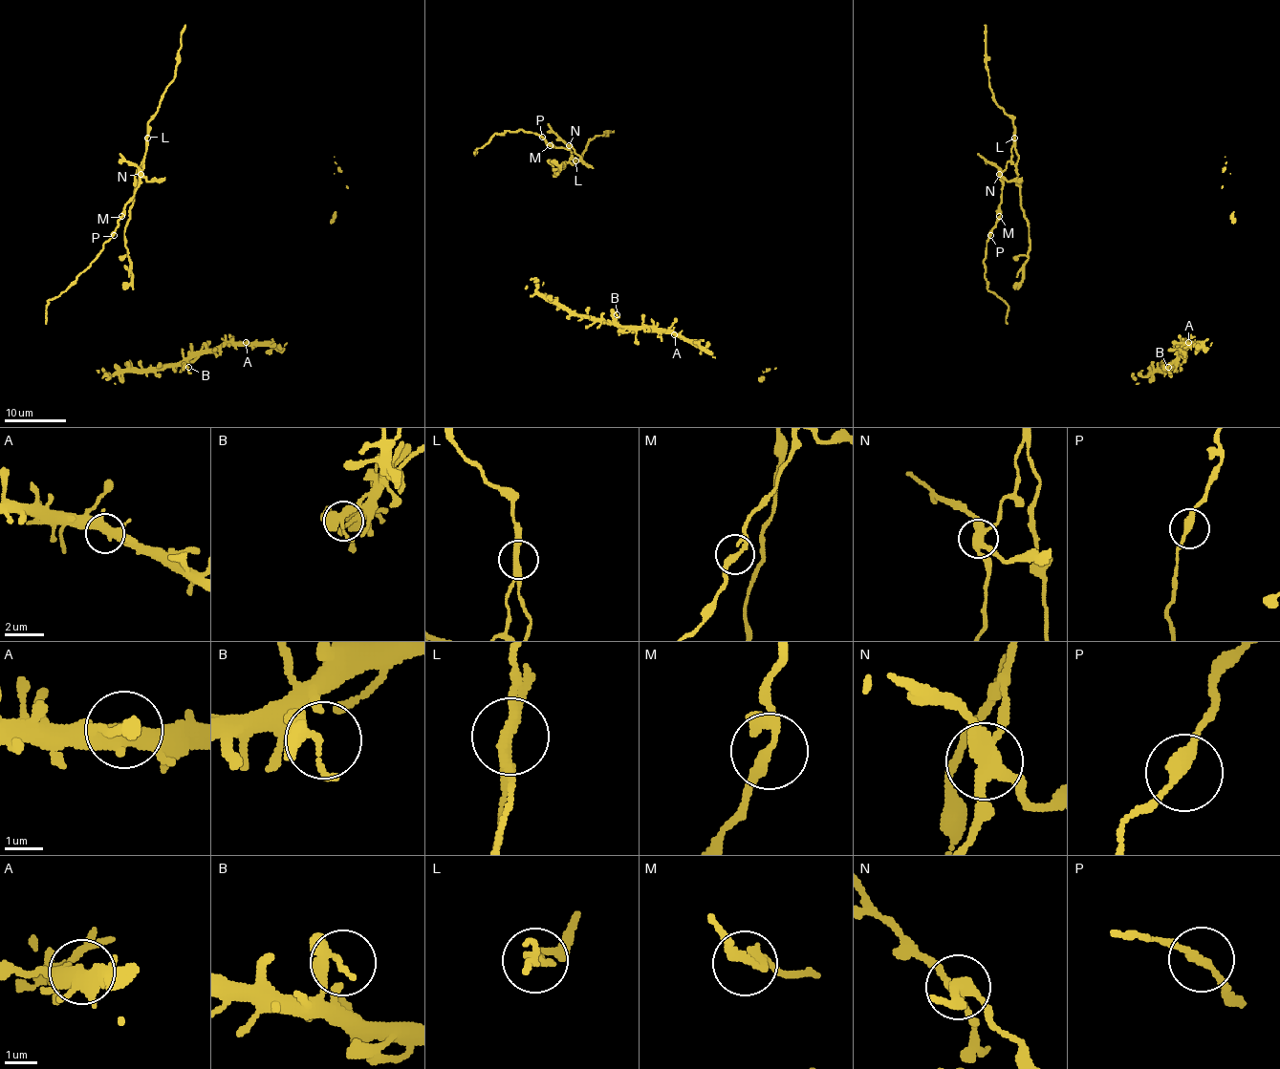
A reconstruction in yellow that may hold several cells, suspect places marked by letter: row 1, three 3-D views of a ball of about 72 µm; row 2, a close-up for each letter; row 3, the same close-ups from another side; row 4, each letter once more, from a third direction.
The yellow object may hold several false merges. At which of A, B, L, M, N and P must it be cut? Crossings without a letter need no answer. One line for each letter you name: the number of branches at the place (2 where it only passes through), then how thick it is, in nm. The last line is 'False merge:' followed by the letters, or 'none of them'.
L: branches 2; calibre 280 nm
N: branches 4; calibre 340 nm
False merge: L, N

